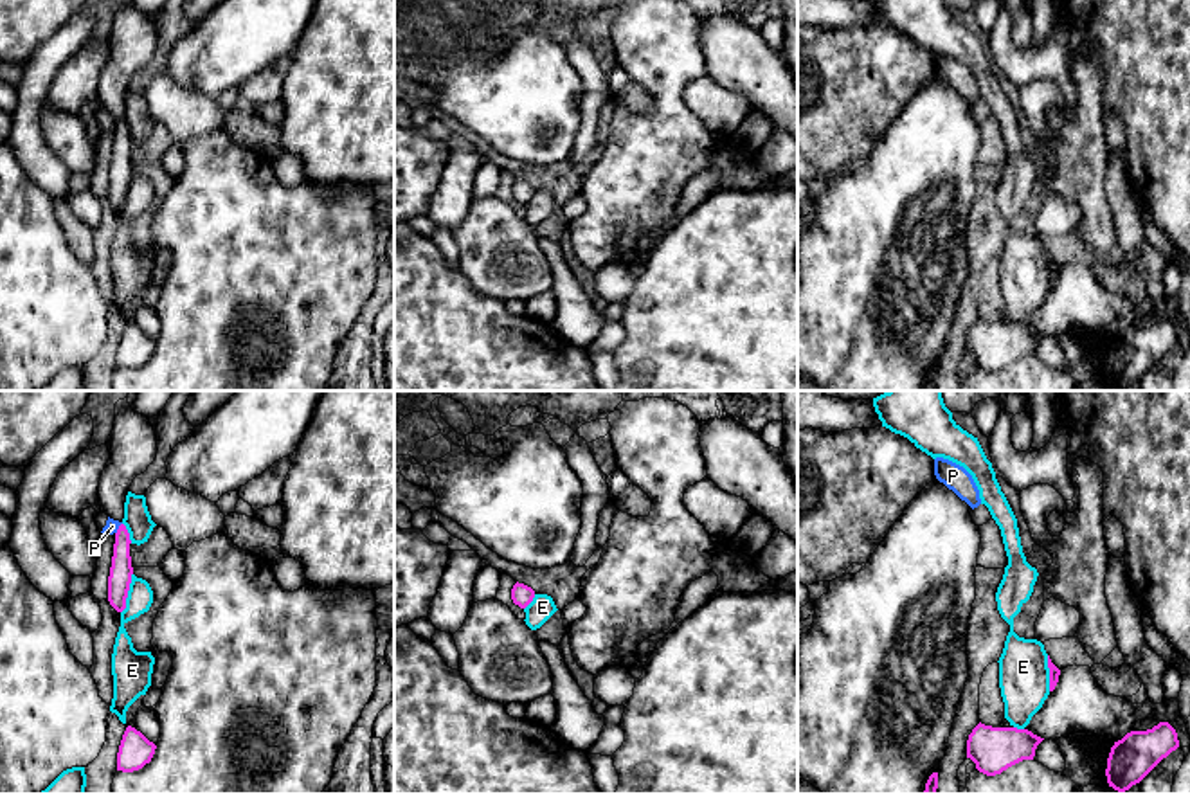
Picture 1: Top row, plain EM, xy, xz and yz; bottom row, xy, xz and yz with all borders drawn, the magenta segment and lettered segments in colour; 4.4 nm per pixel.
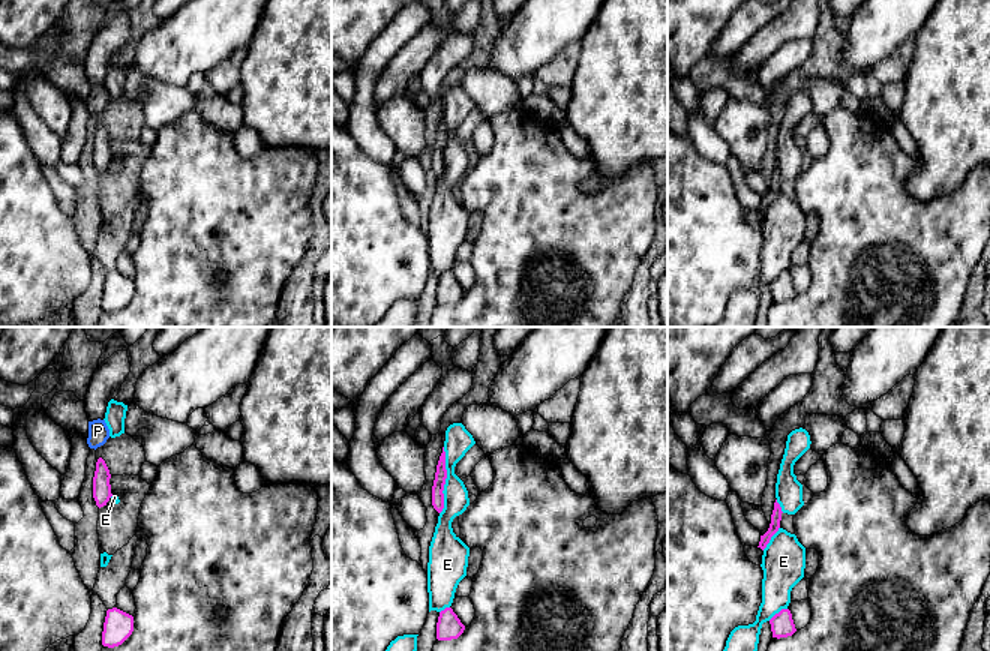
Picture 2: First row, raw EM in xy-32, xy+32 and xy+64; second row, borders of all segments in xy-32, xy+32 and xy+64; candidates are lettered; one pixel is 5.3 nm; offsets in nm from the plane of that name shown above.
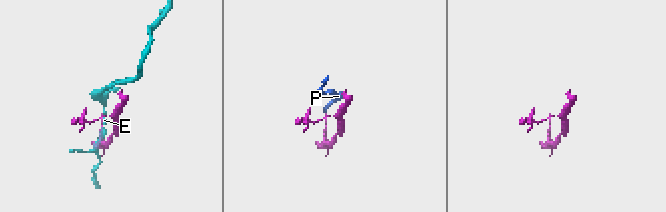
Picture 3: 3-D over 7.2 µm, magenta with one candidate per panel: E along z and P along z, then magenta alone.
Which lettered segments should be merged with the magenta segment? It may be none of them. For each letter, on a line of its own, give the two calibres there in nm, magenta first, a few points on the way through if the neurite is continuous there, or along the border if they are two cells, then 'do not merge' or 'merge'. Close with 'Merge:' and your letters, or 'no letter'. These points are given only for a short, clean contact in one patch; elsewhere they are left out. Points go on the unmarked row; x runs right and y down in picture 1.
E: 100/120 nm | do not merge
P: 100/60 nm | along xy (121, 119), (116, 130) | do not merge
Merge: no letter

